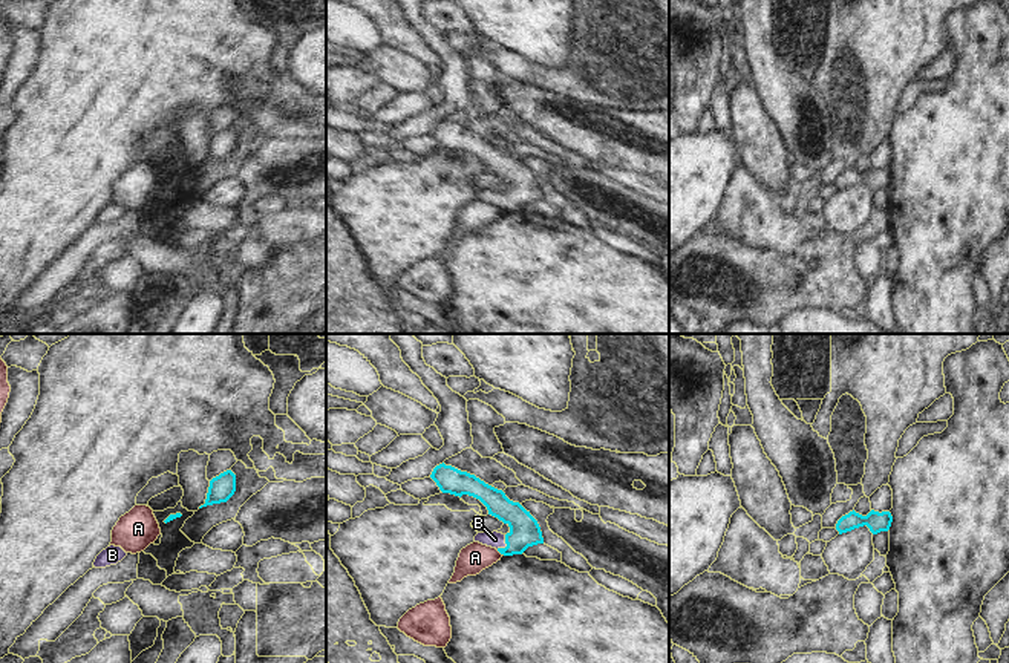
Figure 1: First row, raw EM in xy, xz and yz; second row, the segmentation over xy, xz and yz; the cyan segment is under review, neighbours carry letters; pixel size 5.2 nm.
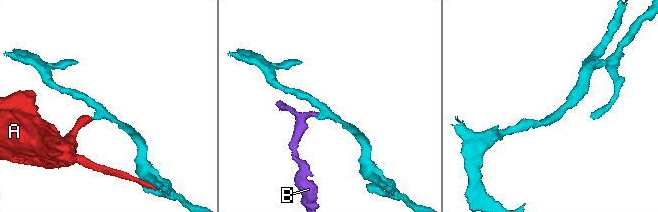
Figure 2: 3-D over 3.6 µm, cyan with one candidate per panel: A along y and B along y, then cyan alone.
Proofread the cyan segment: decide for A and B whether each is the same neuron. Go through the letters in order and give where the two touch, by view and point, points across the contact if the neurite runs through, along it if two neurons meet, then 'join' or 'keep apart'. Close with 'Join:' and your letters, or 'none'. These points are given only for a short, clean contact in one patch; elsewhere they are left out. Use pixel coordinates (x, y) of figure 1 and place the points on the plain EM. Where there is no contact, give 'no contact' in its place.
A: xz (499, 209) | along xz (496, 207), (501, 212) | keep apart
B: xz (507, 202) | across xz (524, 187), (507, 202), (495, 196) | join
Join: B

